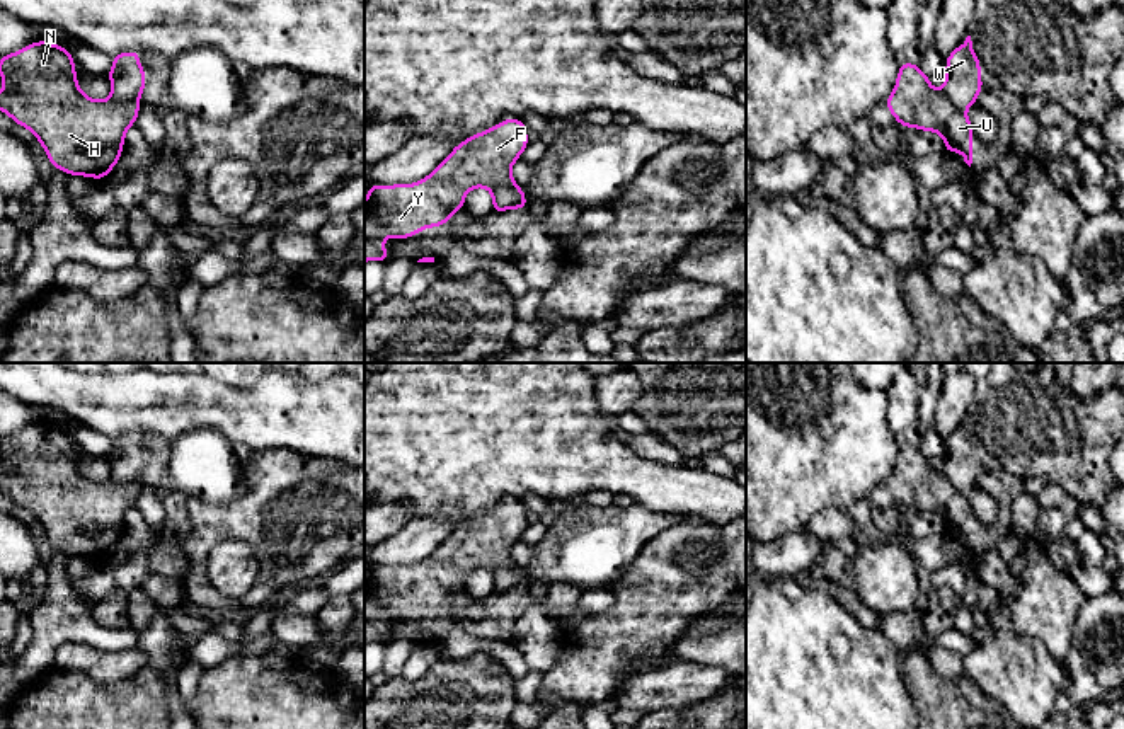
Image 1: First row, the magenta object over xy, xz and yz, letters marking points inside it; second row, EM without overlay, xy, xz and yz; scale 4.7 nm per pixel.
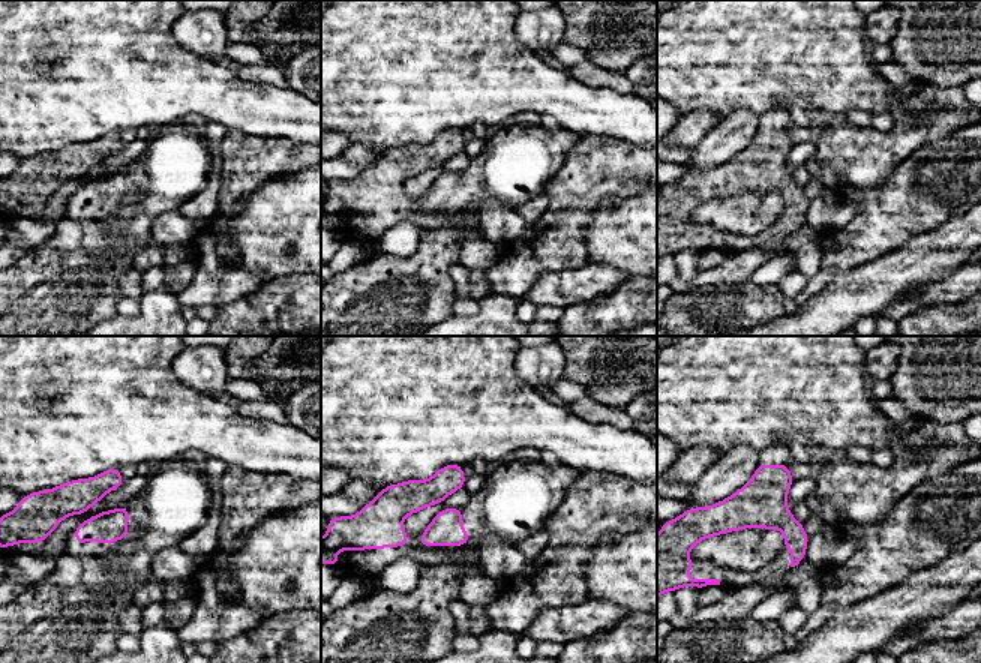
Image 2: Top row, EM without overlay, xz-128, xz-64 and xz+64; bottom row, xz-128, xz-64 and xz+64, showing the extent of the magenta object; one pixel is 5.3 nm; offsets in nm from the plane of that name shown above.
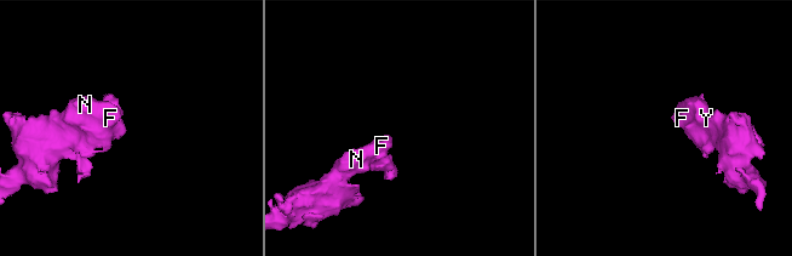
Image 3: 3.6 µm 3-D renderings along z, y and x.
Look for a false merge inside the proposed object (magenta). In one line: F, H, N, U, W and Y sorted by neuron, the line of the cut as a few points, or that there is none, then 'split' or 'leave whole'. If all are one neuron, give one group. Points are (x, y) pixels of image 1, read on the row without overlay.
F H N U Y / W; cut in xz along (491, 571), (513, 568), (518, 573), (520, 585); split

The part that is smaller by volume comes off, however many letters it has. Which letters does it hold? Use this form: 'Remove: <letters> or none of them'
Remove: W

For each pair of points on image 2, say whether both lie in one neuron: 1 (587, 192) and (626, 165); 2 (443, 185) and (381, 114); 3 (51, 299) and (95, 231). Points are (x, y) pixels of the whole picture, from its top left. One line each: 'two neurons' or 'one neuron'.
1: one neuron
2: two neurons
3: one neuron

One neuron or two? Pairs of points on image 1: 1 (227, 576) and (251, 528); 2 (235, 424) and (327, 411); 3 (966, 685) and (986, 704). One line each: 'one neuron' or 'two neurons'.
1: two neurons
2: one neuron
3: one neuron

